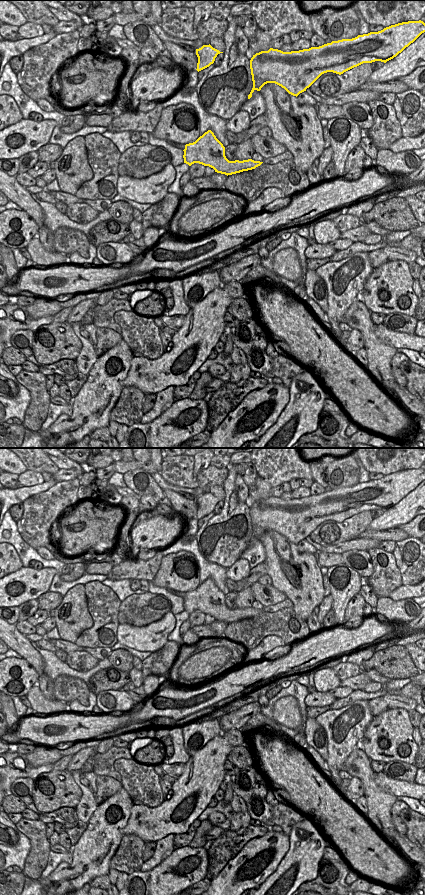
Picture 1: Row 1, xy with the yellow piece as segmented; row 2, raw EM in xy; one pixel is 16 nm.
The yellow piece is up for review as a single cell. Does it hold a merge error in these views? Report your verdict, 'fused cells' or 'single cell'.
single cell

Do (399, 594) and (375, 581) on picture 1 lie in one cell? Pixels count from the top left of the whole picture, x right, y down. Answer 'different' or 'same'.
different

